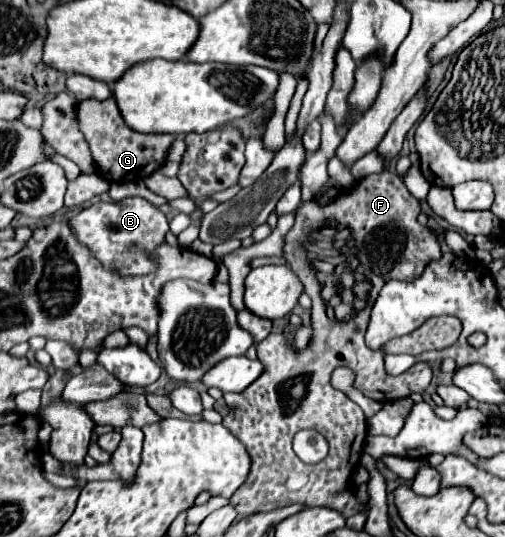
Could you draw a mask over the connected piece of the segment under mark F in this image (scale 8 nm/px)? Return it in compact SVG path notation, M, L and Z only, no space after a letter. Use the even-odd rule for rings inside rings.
M385 171L379 175L369 175L359 179L351 189L341 189L339 195L331 201L321 205L319 201L311 199L299 205L295 213L295 225L285 235L283 257L297 273L301 283L305 285L305 293L311 297L311 327L313 335L309 347L305 351L297 351L289 347L283 333L271 333L257 345L257 359L263 365L263 373L241 393L223 393L223 399L229 407L229 415L223 417L223 425L247 447L253 459L251 473L247 481L241 485L239 491L231 497L237 513L253 515L261 511L273 511L279 507L287 507L293 503L325 505L337 509L343 517L351 517L355 511L367 511L367 505L361 507L353 493L351 471L359 463L363 455L363 441L367 435L365 416L359 416L359 407L343 393L333 389L331 373L345 365L355 373L353 385L365 395L375 401L387 403L391 399L409 397L411 393L423 393L431 383L433 372L427 363L417 363L403 375L387 375L383 367L383 351L373 350L365 345L365 329L369 321L371 307L381 291L381 287L389 279L409 281L419 277L425 269L427 261L433 261L441 255L441 239L439 235L427 227L419 225L417 215L421 211L421 203L407 191L403 179L395 171ZM301 429L315 429L329 441L329 455L319 461L317 465L303 463L291 443L297 431Z

